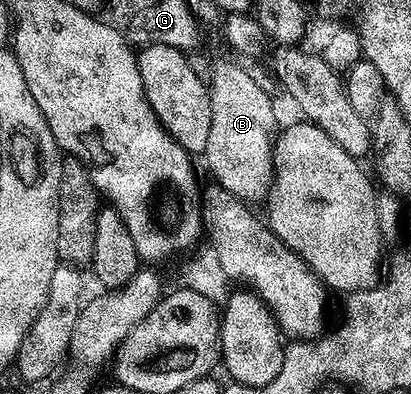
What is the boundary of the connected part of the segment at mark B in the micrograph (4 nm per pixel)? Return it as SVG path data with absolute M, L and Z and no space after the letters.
M220 59L206 75L210 97L210 137L202 156L212 170L211 178L234 197L245 201L263 200L272 188L272 149L277 134L272 99L240 63Z

